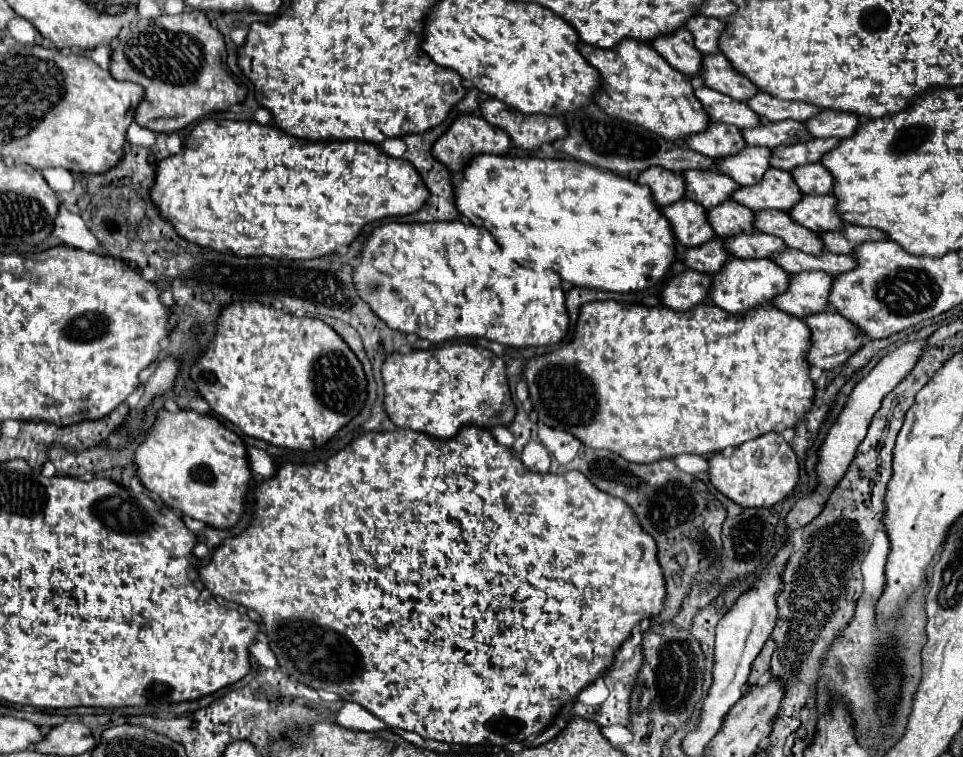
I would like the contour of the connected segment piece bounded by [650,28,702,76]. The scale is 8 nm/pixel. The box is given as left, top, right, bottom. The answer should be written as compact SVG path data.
M676 28L672 34L654 38L652 48L676 70L686 76L696 76L700 72L700 52L692 46L692 34L686 28Z

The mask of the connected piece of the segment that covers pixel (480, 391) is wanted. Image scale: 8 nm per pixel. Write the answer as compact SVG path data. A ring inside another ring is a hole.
M446 342L428 350L408 354L394 352L382 364L384 412L398 428L428 434L432 438L452 438L468 422L490 428L508 426L516 414L510 400L504 362L488 348L474 344Z

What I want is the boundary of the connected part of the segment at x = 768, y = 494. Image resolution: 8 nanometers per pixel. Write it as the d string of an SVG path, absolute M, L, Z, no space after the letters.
M768 432L748 440L728 452L718 452L708 458L708 480L726 498L740 506L770 508L784 500L798 484L798 462L788 436Z

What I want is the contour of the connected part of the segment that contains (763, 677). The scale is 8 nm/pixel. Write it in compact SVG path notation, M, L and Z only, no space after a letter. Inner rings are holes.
M772 638L764 644L762 652L758 654L756 662L752 664L752 672L750 672L750 678L748 678L748 684L750 686L756 686L756 684L764 684L768 680L768 666L770 666L770 658L772 658L772 652L774 652L774 642Z

